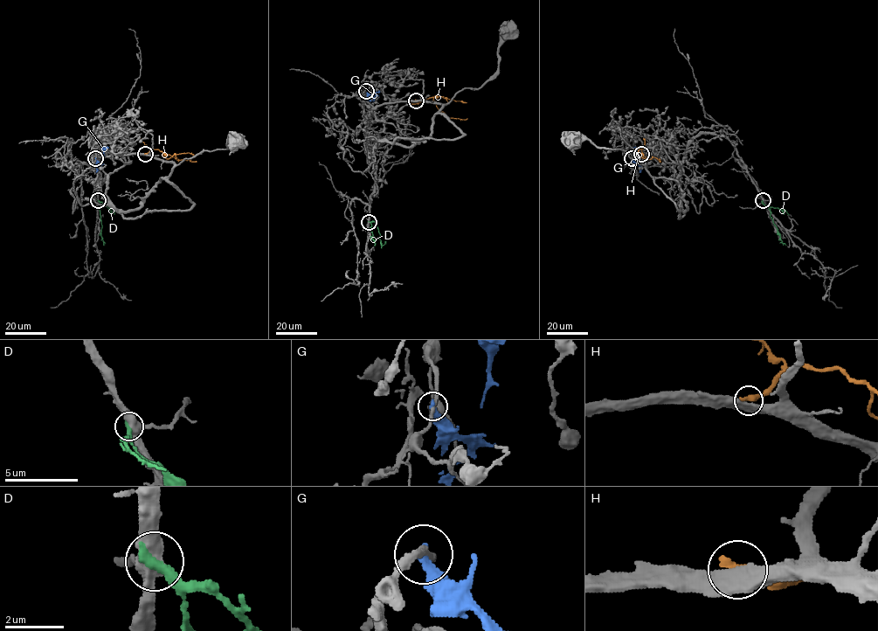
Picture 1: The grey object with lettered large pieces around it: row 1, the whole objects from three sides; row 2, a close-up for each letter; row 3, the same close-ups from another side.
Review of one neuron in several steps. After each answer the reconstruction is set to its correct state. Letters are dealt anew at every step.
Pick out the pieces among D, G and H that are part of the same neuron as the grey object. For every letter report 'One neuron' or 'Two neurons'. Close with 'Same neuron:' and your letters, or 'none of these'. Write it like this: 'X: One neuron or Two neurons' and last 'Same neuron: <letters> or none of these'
D: Two neurons
G: Two neurons
H: Two neurons
Same neuron: none of these

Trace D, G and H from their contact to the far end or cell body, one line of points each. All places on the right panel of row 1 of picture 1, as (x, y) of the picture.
D: (763, 200), (770, 210), (780, 239), (786, 245)
G: (632, 159), (639, 162), (639, 153), (632, 148)
H: (641, 154), (640, 149), (638, 151), (641, 156), (654, 157), (660, 161)

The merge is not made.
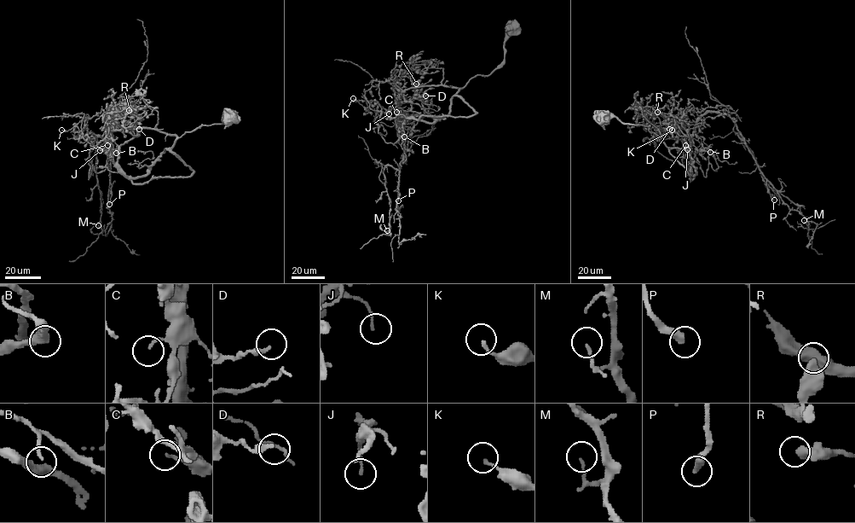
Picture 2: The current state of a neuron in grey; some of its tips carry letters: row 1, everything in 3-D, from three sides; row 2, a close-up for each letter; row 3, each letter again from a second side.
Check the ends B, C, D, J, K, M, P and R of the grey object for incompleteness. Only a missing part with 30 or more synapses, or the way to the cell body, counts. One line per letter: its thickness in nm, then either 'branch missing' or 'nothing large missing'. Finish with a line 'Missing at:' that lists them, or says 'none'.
B: 90 nm thick; nothing large missing
C: 120 nm thick; nothing large missing
D: 190 nm thick; nothing large missing
J: 110 nm thick; nothing large missing
K: 150 nm thick; nothing large missing
M: 110 nm thick; nothing large missing
P: 340 nm thick; nothing large missing
R: 360 nm thick; nothing large missing
Missing at: none

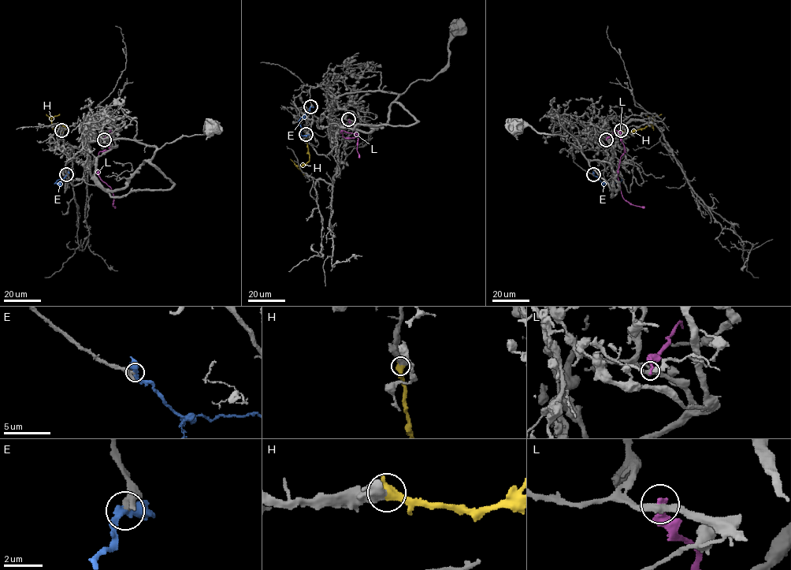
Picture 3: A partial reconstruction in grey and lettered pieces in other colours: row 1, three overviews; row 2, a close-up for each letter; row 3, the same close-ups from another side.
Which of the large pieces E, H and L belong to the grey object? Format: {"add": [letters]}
{"add": ["E", "H"]}

